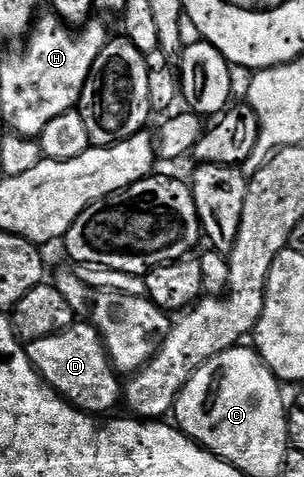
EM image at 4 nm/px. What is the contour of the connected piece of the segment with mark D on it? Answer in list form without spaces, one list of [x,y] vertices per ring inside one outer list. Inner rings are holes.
[[[75,323],[52,335],[44,335],[26,345],[26,354],[35,371],[49,383],[51,389],[85,413],[109,414],[114,411],[109,409],[116,408],[123,400],[123,382],[110,362],[100,335],[91,325]]]

